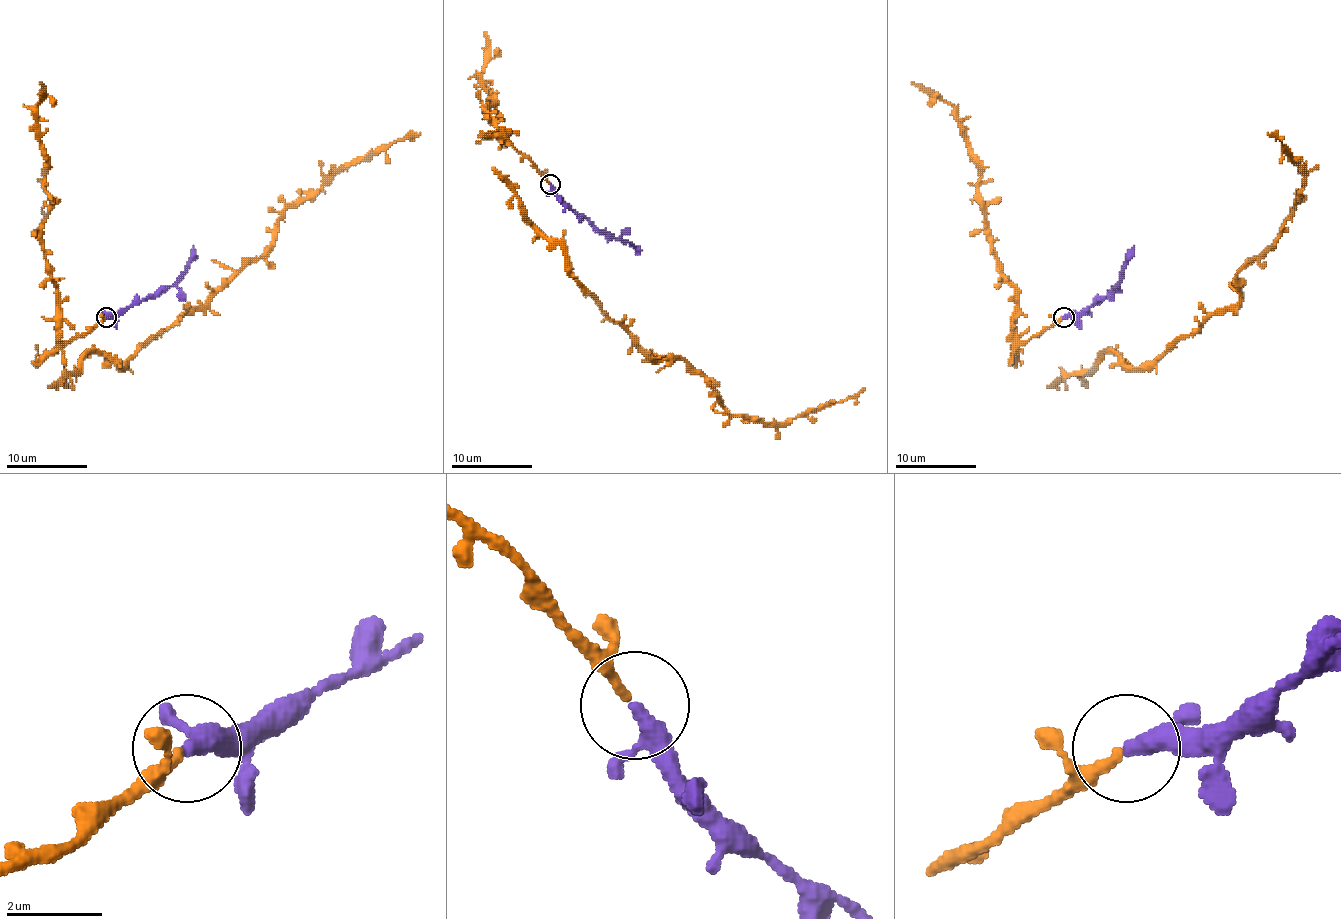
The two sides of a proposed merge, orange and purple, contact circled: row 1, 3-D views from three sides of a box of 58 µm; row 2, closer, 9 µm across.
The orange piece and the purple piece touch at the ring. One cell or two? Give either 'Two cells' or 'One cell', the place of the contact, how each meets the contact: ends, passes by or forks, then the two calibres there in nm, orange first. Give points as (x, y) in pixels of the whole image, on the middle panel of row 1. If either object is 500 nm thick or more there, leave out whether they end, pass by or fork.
One cell. Place: (550, 184). At the ring orange ends. At the ring purple passes by. Thickness 220 nm (orange) against 280 nm

